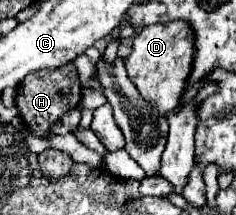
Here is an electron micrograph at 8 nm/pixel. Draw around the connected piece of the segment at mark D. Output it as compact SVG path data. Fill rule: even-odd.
M184 20L146 26L140 34L134 36L132 52L128 58L124 58L130 80L134 82L142 98L146 98L146 102L154 102L154 108L160 116L170 114L170 110L178 106L186 78L192 70L190 58L194 56L194 36L190 32L192 30Z

